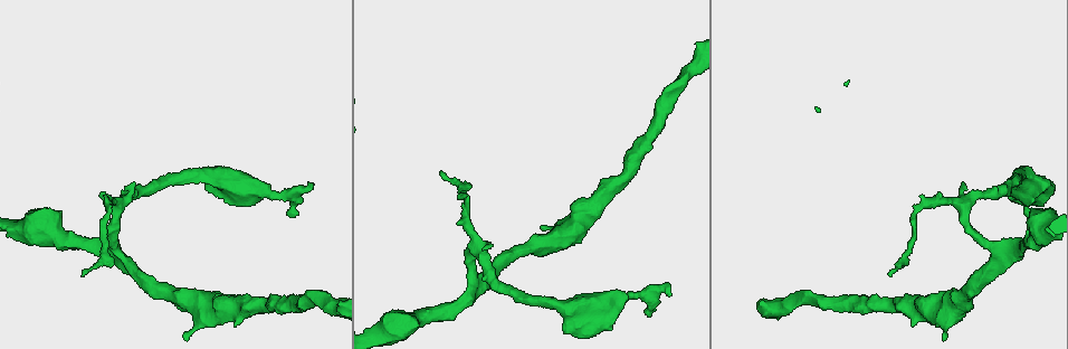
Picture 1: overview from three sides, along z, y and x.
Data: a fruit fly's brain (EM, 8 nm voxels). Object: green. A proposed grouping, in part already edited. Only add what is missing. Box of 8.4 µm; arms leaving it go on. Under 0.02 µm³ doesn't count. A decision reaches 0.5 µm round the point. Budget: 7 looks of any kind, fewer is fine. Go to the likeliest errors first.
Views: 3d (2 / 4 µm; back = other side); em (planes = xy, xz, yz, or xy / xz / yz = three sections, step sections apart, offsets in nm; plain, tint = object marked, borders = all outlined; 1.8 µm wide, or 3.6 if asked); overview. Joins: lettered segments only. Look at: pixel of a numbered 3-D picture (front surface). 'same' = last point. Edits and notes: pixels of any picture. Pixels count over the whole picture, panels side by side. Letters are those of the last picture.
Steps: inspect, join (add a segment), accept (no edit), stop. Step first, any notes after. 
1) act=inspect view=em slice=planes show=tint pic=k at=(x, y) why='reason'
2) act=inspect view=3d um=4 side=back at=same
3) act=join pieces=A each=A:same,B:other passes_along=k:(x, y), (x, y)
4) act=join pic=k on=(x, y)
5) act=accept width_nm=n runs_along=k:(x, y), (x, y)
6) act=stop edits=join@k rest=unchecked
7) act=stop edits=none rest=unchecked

act=inspect view=em um=3.6 slice=xy step=8 show=borders pic=1 at=(311, 185) why='an open end'

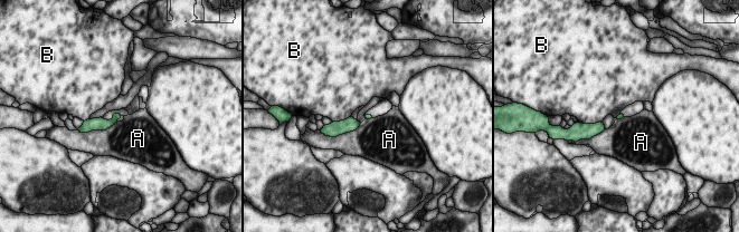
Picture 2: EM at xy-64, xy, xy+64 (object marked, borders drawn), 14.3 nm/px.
act=inspect view=em um=3.6 slice=planes show=borders at=same why='cut it another way'

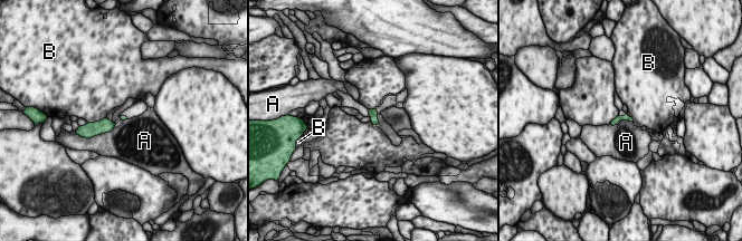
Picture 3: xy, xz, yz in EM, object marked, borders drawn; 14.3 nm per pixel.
act=accept longest_contact=A:460nm each=A:other,B:other border=3:(117, 123), (110, 131), (91, 138) found='no lettered segment goes on from it'

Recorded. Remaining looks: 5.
act=inspect view=em slice=planes show=borders pic=1 at=(891, 276) why='end of a long branch'

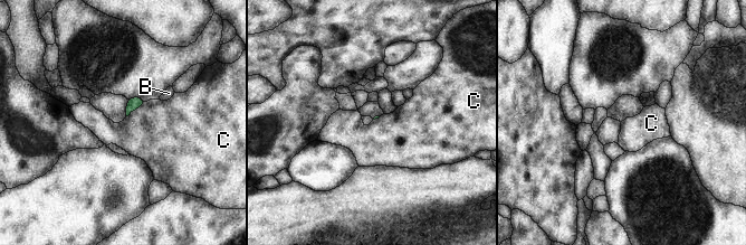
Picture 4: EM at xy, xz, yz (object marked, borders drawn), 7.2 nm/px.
act=accept longest_contact=C:180nm each=B:other,C:other border=4:(145, 102), (126, 116) found='none of them fits'

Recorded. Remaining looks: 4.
act=inspect view=em slice=xz step=4 show=tint pic=1 at=(1015, 251) why='arms part here'

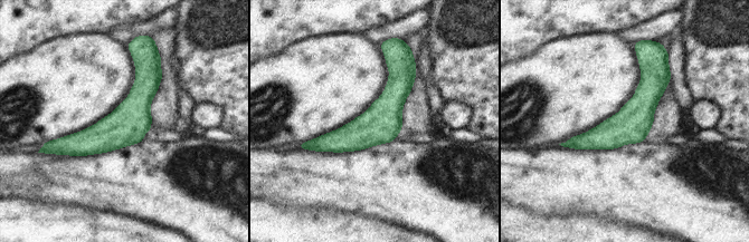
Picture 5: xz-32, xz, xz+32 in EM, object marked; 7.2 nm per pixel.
act=inspect view=em slice=xy step=4 show=borders at=same why='another direction'

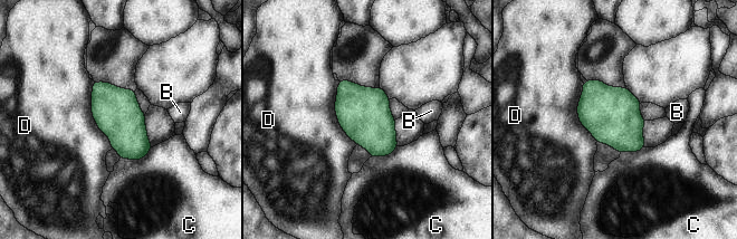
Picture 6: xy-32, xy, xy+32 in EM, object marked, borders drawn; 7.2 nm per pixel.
act=accept each=B:other,C:other,D:other border=6:(93, 82), (92, 116), (113, 147) found='no lettered segment goes on from it'

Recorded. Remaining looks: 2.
act=stop edits=none rest=unchecked

